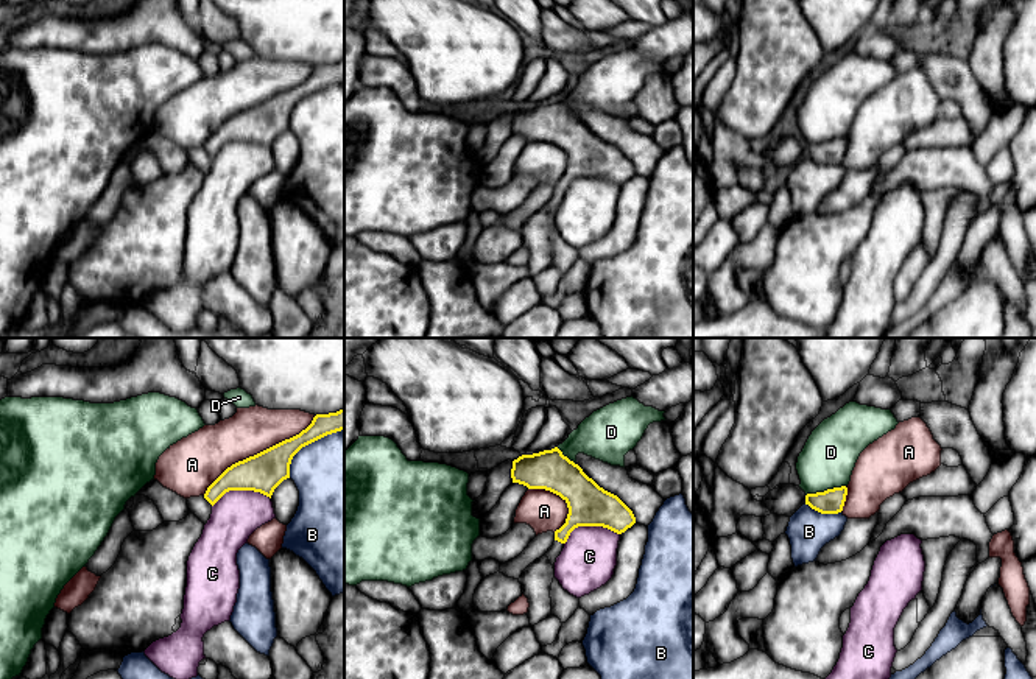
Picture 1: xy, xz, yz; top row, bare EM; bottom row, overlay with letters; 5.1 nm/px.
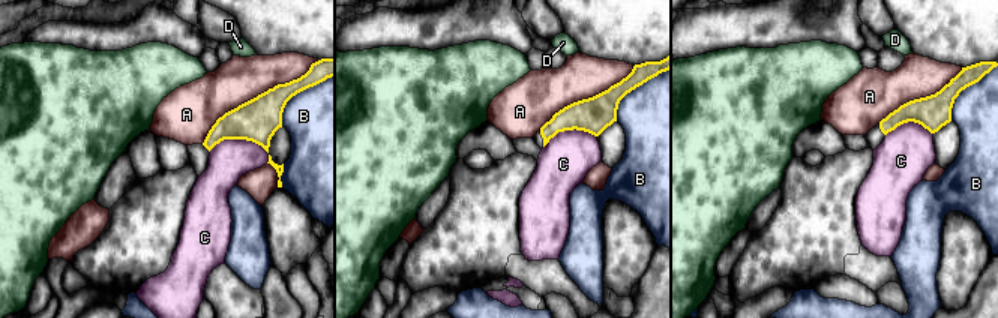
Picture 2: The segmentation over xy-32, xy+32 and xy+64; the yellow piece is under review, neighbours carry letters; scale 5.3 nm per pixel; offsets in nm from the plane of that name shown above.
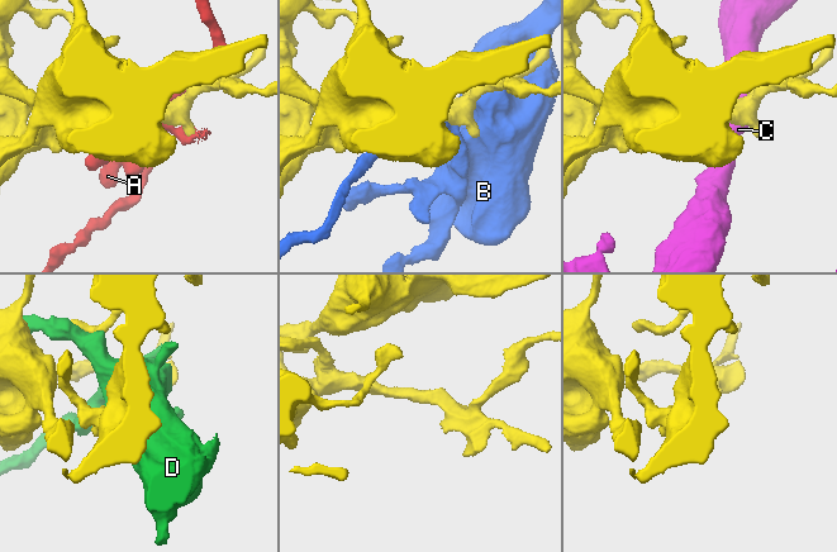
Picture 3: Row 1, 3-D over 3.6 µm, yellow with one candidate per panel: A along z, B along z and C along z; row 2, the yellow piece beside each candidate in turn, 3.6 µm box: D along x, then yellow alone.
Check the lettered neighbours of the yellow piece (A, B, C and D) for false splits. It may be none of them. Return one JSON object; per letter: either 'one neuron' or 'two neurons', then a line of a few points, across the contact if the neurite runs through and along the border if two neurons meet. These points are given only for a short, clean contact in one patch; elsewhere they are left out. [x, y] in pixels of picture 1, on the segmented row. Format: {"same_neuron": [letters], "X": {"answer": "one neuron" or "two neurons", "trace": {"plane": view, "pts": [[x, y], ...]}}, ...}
{"same_neuron": [], "A": {"answer": "two neurons"}, "B": {"answer": "two neurons"}, "C": {"answer": "two neurons"}, "D": {"answer": "two neurons"}}

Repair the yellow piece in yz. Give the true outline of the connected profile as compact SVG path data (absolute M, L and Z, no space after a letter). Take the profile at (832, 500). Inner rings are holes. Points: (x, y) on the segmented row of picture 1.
M833 487L824 492L807 494L805 505L821 514L838 514L843 511L844 501L847 495L847 487Z

